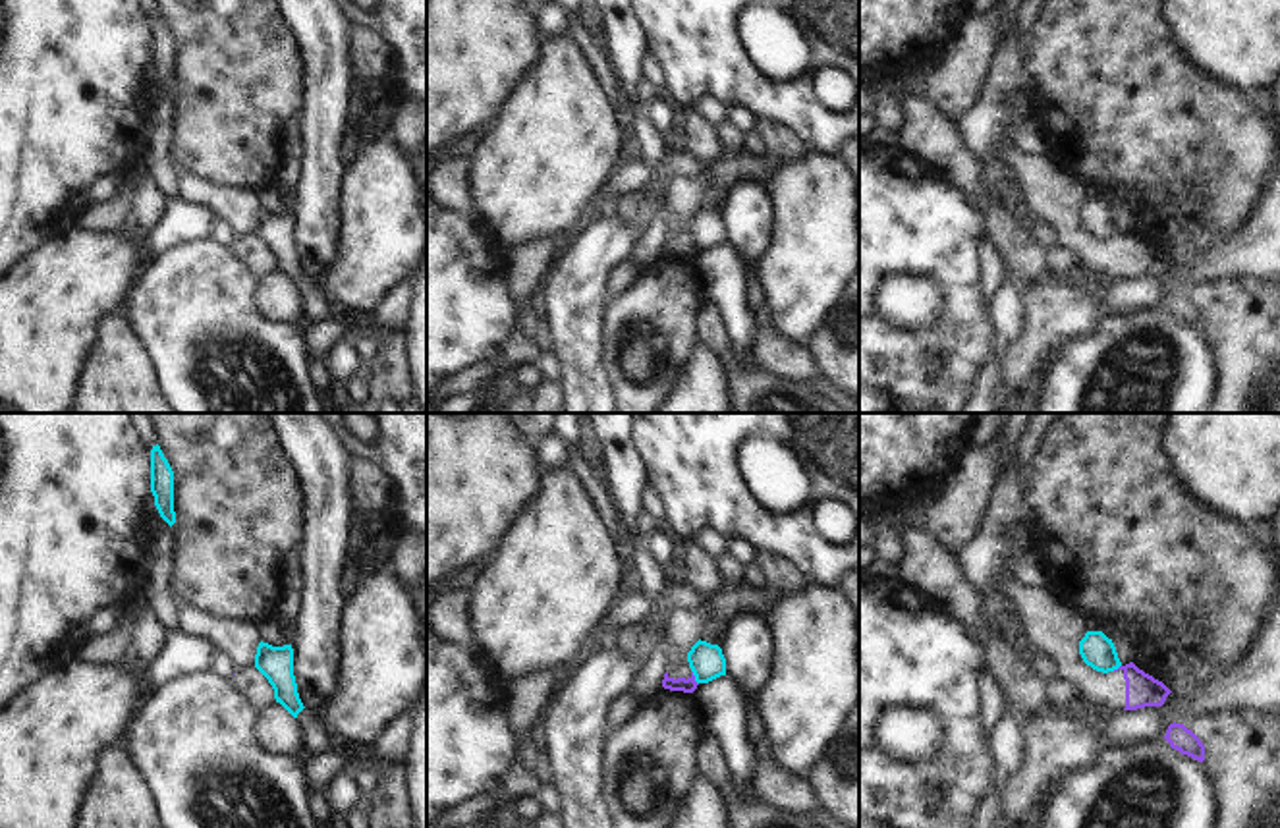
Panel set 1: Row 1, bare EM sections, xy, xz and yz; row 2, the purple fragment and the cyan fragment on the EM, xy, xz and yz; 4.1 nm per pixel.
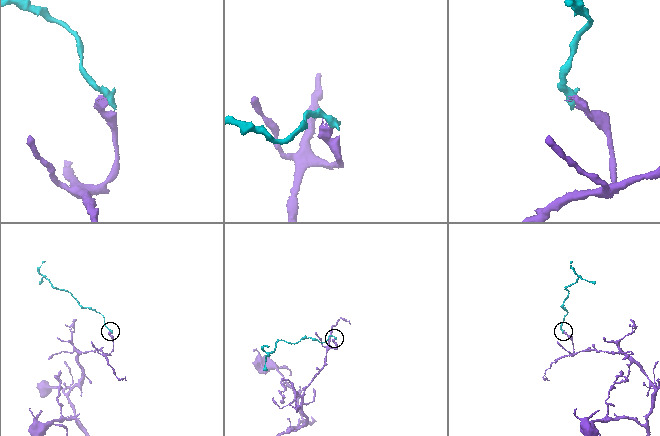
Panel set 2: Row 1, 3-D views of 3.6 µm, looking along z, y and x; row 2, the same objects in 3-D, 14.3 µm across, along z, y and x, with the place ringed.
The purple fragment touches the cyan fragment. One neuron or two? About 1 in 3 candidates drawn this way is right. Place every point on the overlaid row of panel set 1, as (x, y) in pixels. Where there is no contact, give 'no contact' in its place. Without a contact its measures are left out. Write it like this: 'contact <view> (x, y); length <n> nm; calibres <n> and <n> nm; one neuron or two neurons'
contact xz (694, 678); length 70 nm; calibres 60 and 150 nm; two neurons

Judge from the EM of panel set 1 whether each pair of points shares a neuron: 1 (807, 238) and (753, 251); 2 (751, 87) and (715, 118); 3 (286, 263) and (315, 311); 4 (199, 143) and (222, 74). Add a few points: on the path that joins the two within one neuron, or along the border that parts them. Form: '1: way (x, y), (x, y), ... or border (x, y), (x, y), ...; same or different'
1: border (773, 203), (773, 238), (755, 265); different
2: border (690, 107), (701, 97), (717, 97), (726, 107); different
3: way (294, 275), (313, 300); same
4: way (217, 126), (222, 120), (222, 91); same

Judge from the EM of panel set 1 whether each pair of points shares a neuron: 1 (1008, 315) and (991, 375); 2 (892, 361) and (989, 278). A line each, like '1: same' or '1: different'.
1: same
2: different

